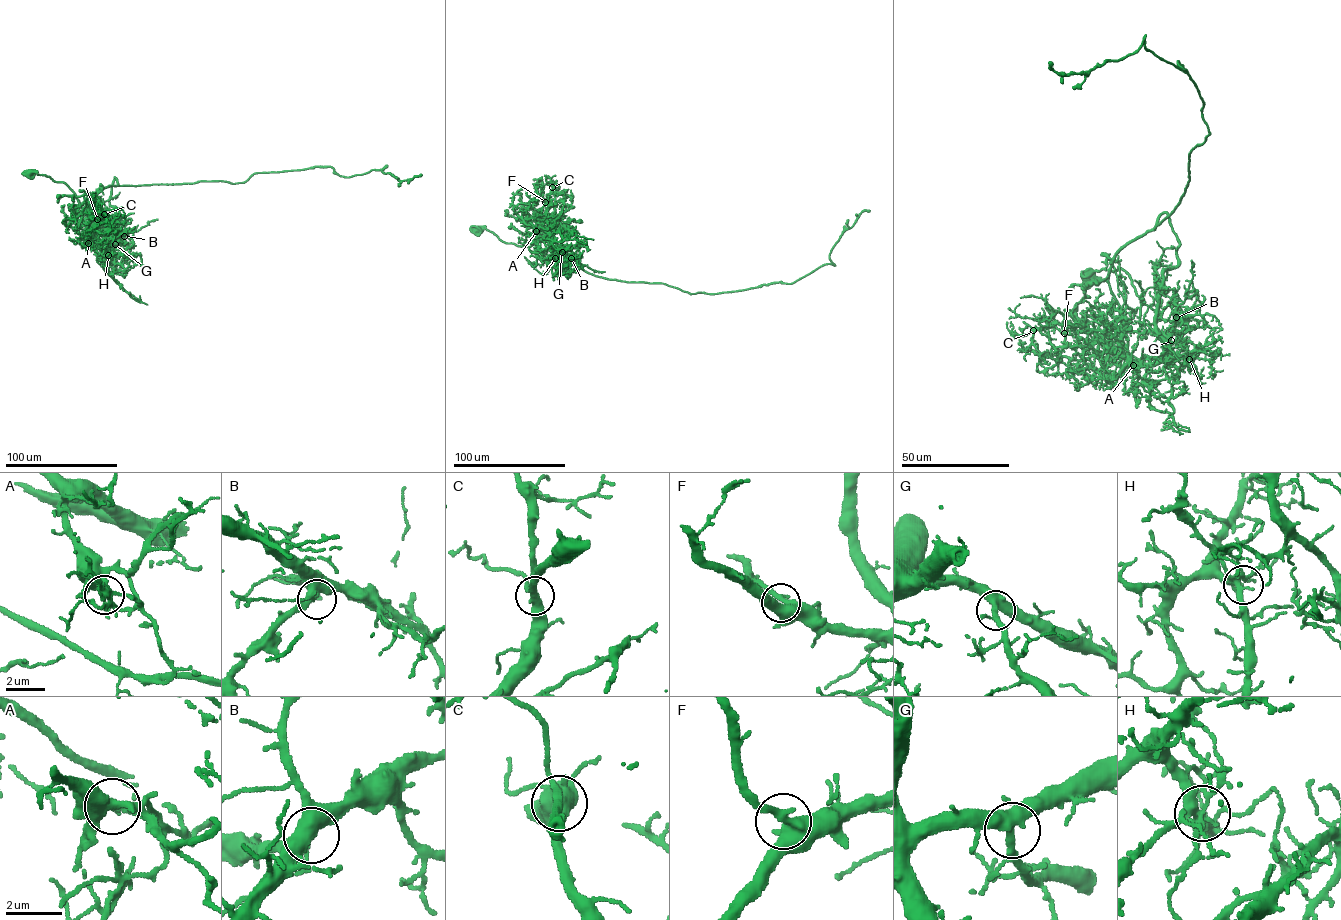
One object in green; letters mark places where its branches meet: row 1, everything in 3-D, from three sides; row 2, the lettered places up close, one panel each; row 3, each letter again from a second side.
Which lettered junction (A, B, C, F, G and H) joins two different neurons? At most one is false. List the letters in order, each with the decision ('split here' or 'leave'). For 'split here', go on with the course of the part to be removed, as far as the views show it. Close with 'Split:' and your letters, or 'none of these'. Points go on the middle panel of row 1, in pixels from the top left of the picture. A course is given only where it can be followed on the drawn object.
A: split here
B: leave
C: leave
F: leave
G: leave
H: leave
Split: A

